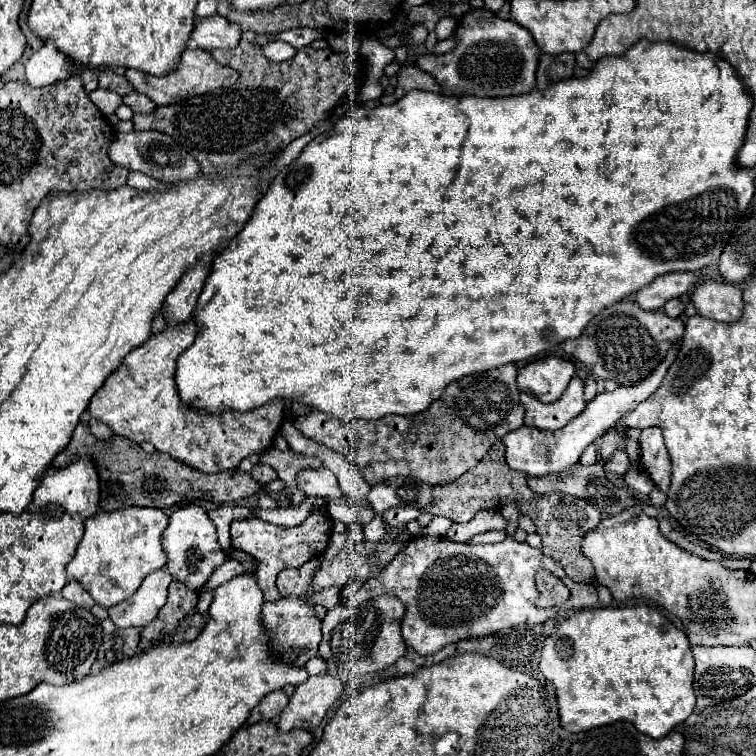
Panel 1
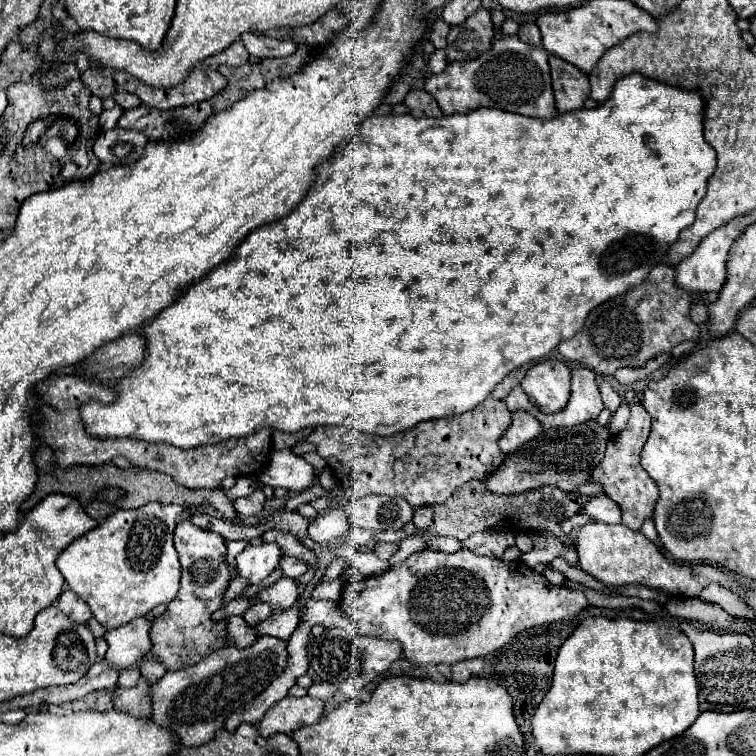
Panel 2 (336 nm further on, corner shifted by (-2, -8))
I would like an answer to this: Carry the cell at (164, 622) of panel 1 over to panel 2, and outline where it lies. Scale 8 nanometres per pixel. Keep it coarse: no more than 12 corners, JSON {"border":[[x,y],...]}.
{"border":[[151,682],[115,688],[115,708],[151,716]]}

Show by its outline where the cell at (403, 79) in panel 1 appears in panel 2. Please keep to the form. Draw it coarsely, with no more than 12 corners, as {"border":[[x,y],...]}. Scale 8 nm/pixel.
{"border":[[413,88],[403,104],[411,116],[441,116],[425,90]]}

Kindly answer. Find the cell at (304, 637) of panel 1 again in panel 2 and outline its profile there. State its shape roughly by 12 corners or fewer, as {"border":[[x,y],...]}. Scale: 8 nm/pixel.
{"border":[[287,642],[223,646],[151,686],[153,720],[201,746],[287,668]]}

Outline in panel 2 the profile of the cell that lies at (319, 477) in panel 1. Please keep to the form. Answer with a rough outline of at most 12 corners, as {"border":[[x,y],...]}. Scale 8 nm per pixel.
{"border":[[289,450],[271,452],[261,484],[303,492],[315,468]]}

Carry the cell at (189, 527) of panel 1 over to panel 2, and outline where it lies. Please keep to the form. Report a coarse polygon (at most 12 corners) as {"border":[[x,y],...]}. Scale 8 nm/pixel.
{"border":[[175,528],[179,592],[151,628],[169,670],[227,644],[225,540]]}

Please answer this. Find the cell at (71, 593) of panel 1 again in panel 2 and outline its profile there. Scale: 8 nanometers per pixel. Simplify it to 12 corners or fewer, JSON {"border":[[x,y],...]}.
{"border":[[63,590],[57,604],[75,622],[91,618],[89,606],[73,590]]}

